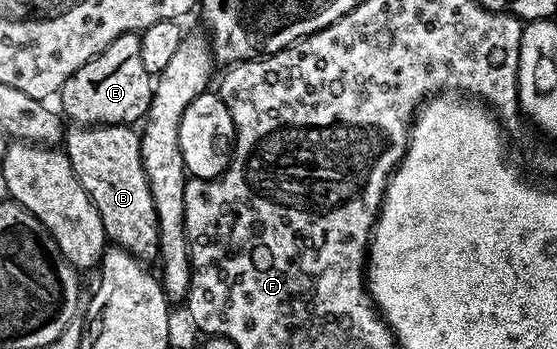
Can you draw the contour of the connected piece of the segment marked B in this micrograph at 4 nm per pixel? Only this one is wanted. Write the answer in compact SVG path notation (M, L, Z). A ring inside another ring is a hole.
M127 125L77 127L74 130L66 138L65 149L83 191L87 191L91 203L95 203L99 211L99 219L103 219L106 238L114 246L128 251L136 261L156 262L161 255L159 219L145 170L141 133Z

